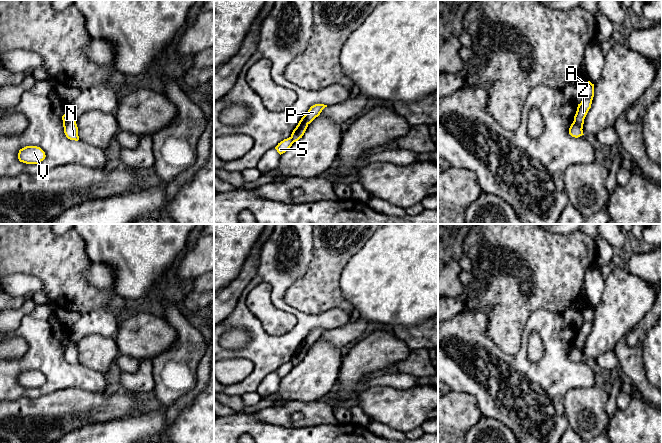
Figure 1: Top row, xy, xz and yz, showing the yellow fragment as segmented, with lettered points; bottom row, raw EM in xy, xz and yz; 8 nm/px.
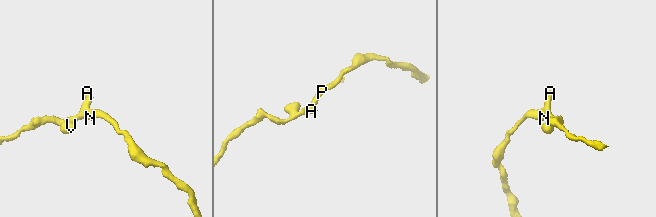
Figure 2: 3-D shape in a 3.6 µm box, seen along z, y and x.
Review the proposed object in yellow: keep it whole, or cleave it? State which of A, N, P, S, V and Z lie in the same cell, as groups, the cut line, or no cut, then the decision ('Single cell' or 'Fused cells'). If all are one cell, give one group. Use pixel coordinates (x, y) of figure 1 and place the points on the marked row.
Groups: A S V Z / N P. Split along xy (71, 118), (64, 128). Fused cells

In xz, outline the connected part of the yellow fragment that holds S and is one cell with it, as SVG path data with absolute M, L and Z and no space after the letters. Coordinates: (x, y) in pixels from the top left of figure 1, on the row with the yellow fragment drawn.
M289 137L287 139L284 139L280 143L278 143L278 145L275 147L275 149L281 155L281 154L285 153L292 146L293 143L294 143L294 141L291 139L291 137Z

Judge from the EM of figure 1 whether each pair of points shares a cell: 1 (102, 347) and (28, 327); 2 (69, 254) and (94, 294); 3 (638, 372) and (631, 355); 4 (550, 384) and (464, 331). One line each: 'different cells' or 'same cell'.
1: different cells
2: same cell
3: same cell
4: same cell

